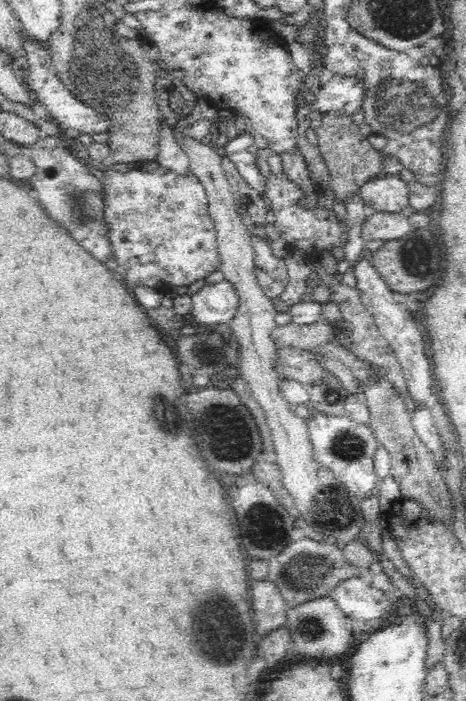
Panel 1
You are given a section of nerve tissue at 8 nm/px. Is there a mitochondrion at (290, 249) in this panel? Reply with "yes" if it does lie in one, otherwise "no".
no

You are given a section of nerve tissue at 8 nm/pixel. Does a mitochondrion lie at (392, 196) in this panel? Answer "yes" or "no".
no

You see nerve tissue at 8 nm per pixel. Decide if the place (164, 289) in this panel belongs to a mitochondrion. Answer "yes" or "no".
no

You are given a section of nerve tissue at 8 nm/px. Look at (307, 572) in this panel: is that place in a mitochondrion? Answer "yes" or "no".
yes

